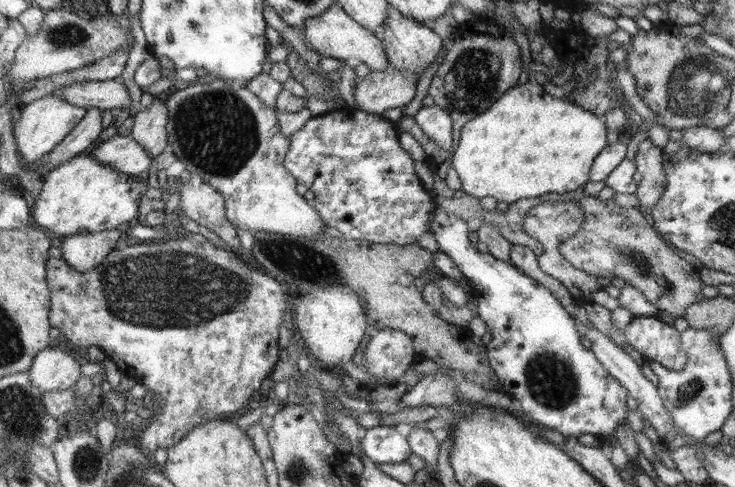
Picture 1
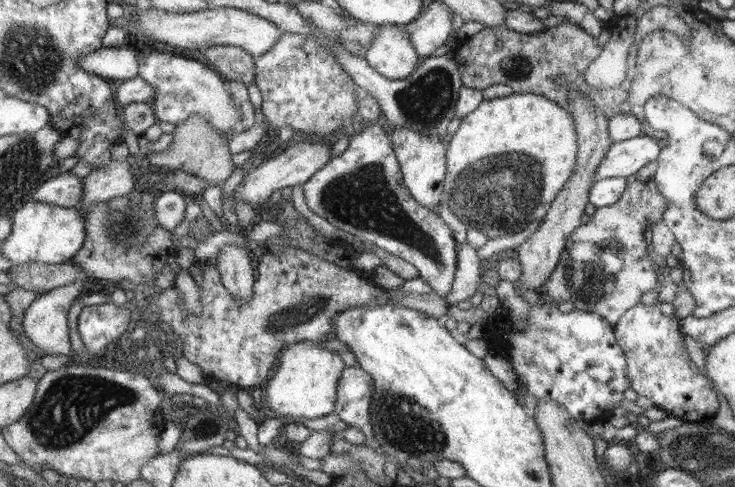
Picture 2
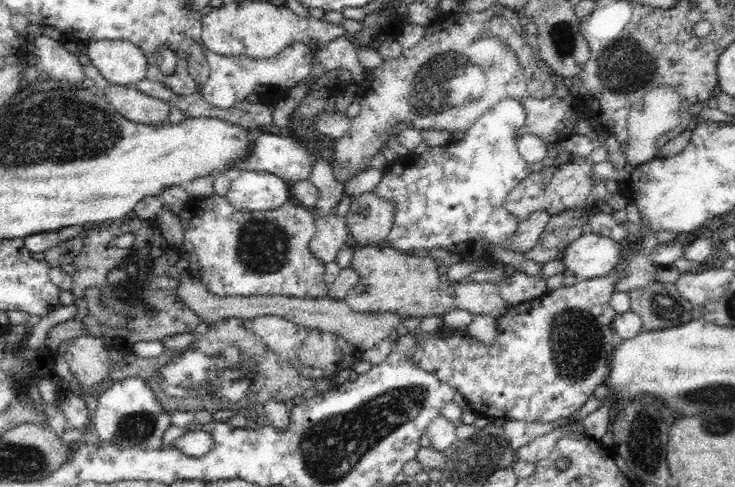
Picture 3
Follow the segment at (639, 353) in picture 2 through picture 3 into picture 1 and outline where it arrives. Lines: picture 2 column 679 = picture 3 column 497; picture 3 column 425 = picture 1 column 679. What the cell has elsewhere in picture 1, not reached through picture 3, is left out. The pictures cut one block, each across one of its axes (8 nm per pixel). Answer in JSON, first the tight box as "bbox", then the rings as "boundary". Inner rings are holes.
{"bbox":[623,316,689,371],"boundary":[[[656,316],[634,317],[623,334],[628,344],[638,350],[647,362],[660,362],[676,371],[684,370],[689,363],[680,332],[656,320]]]}

